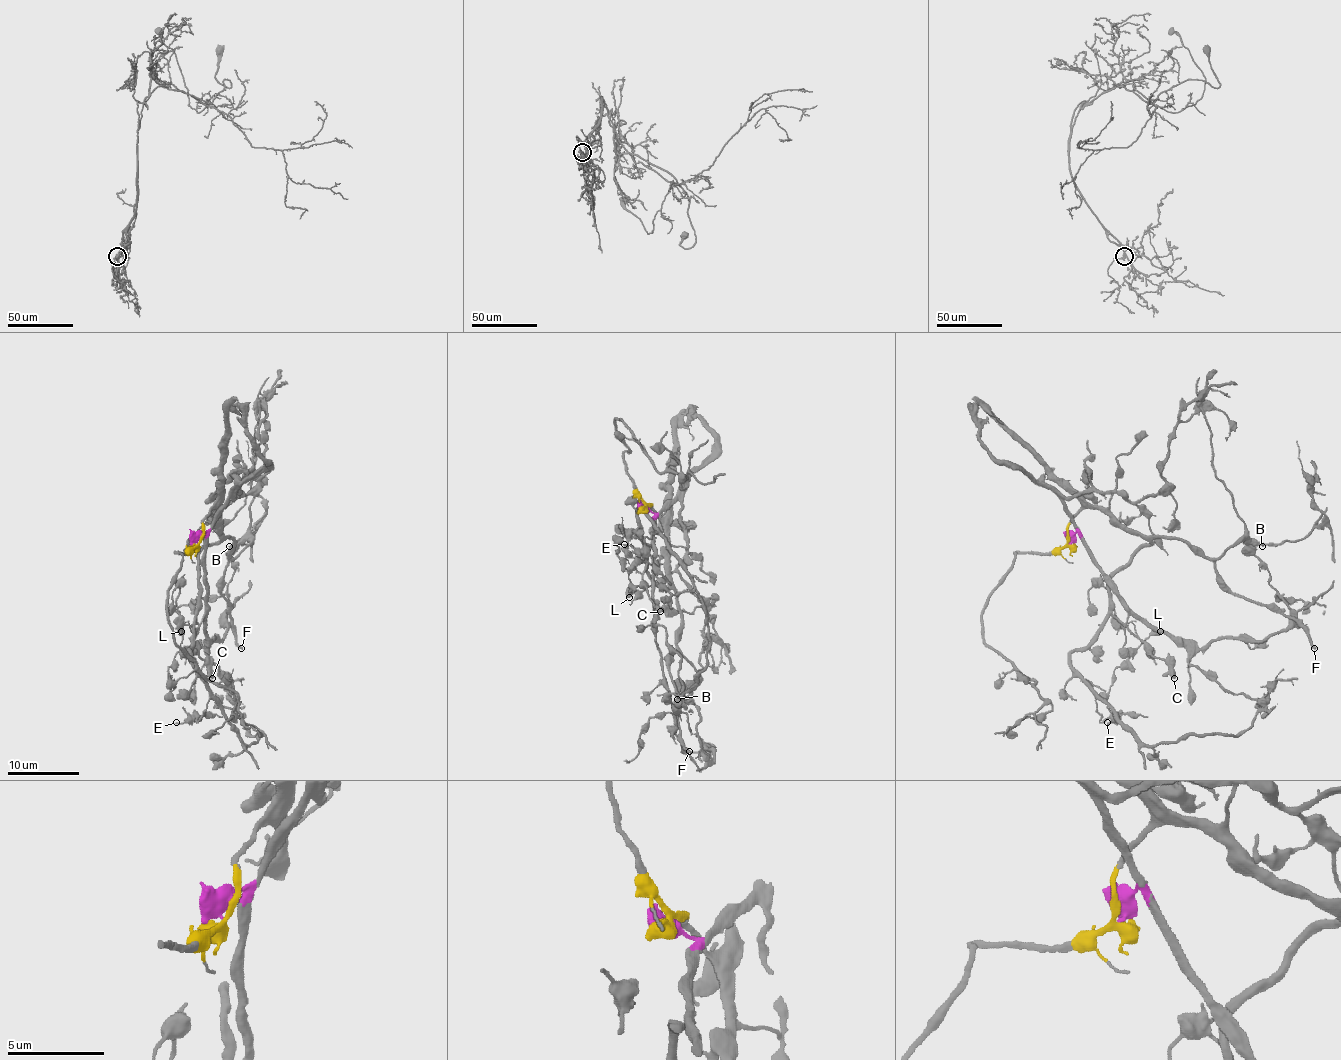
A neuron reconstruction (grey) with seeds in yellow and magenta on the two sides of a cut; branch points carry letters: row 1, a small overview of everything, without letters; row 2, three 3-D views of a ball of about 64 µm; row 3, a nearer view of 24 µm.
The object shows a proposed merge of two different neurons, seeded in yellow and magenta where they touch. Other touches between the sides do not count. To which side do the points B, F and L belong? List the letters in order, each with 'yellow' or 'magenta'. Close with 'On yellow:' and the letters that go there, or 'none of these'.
B: yellow
F: yellow
L: magenta
On yellow: B, F

